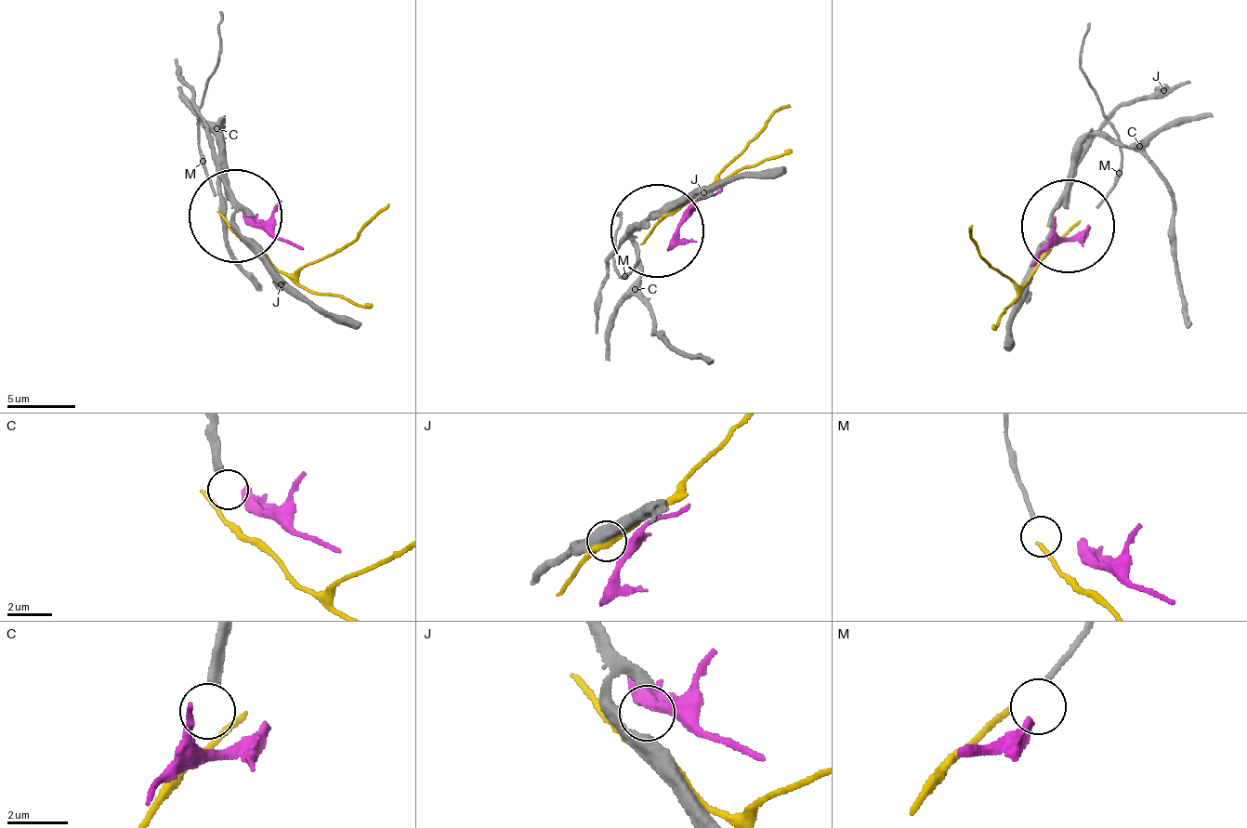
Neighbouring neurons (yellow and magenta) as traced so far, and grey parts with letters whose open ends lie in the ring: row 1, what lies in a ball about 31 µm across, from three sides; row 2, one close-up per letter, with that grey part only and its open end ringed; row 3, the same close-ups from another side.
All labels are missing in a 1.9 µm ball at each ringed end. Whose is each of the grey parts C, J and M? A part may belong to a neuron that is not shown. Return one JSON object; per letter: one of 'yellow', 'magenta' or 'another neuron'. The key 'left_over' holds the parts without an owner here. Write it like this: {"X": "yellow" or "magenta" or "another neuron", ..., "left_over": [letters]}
{"C": "another neuron", "J": "another neuron", "M": "yellow", "left_over": ["C", "J"]}

